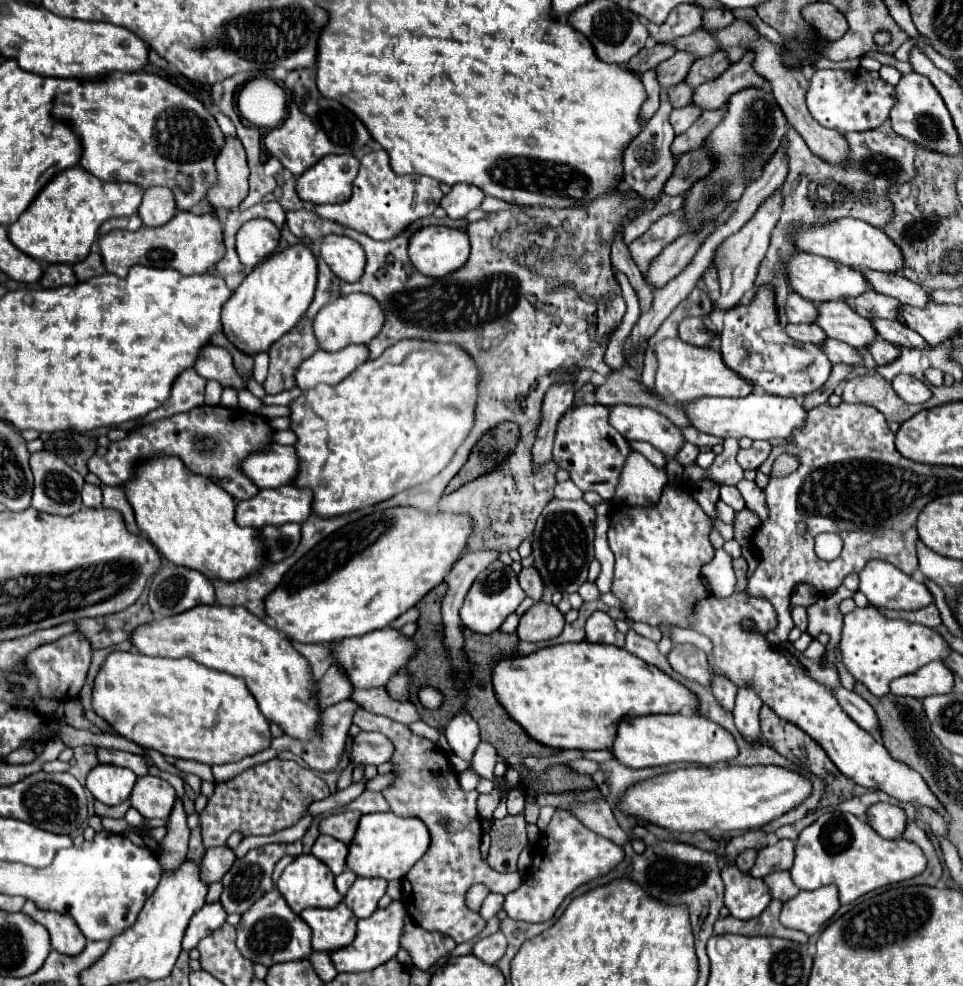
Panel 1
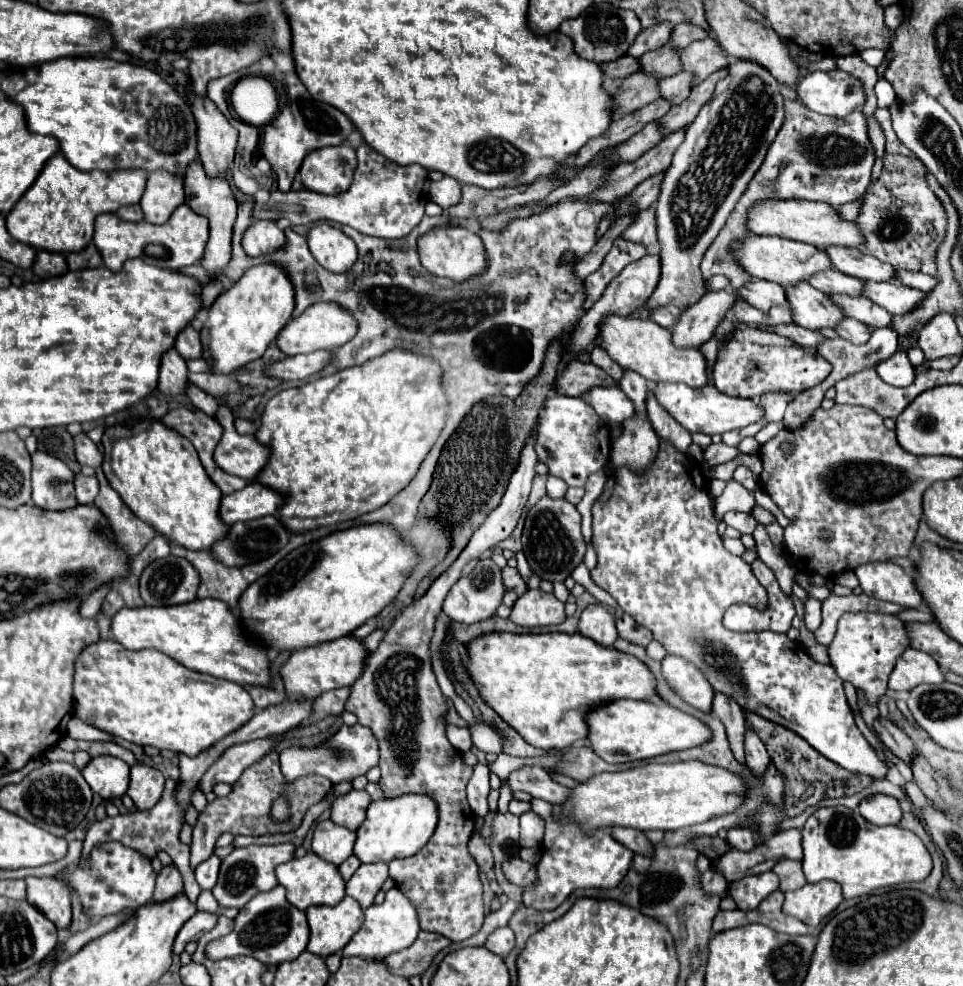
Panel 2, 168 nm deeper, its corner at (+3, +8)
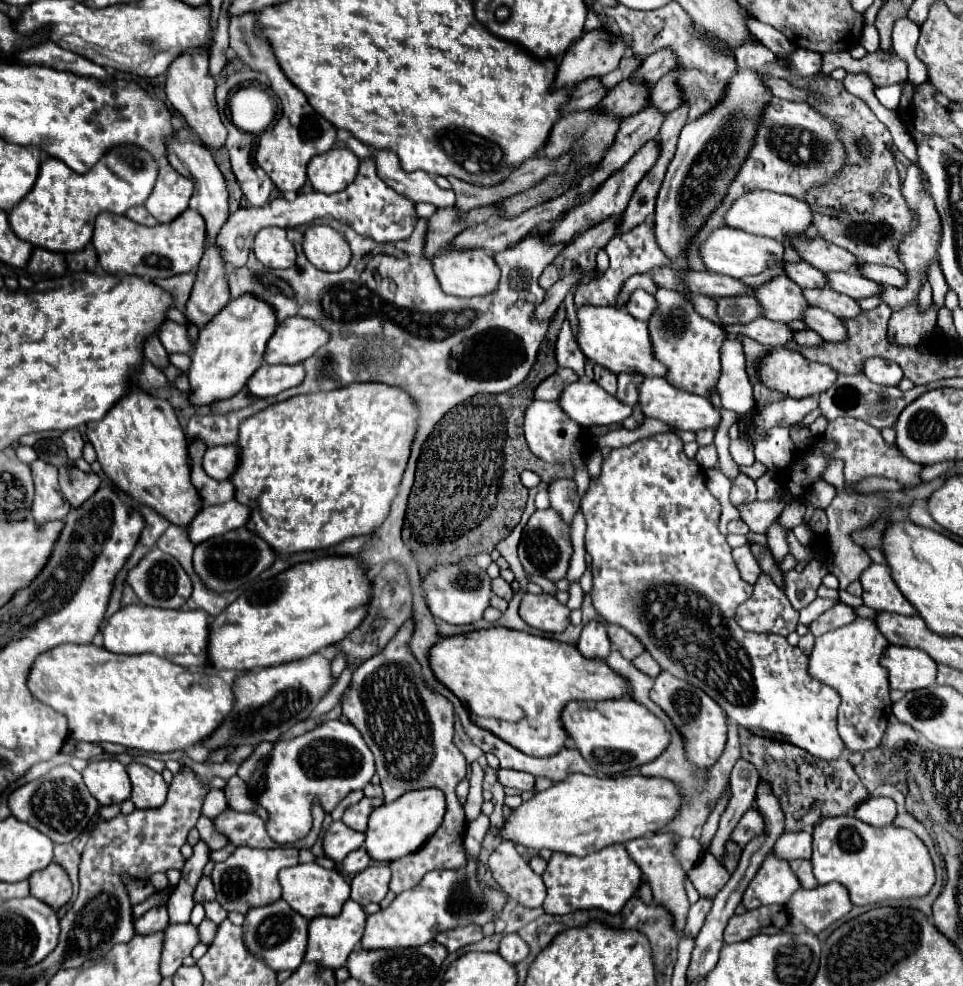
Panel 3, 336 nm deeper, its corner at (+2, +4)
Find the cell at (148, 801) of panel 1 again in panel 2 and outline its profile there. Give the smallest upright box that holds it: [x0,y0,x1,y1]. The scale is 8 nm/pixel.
[128,763,164,811]

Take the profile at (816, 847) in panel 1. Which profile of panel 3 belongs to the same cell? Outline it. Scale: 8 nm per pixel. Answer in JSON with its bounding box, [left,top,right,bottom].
[813,815,935,905]

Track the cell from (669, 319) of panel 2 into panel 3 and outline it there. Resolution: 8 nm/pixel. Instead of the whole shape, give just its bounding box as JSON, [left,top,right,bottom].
[625,291,657,321]

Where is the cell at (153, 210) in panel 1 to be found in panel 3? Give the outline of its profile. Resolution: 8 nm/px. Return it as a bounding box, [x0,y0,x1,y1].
[145,165,191,223]

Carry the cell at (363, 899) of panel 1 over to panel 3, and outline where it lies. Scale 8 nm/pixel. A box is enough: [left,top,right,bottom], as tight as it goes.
[351,865,391,905]

